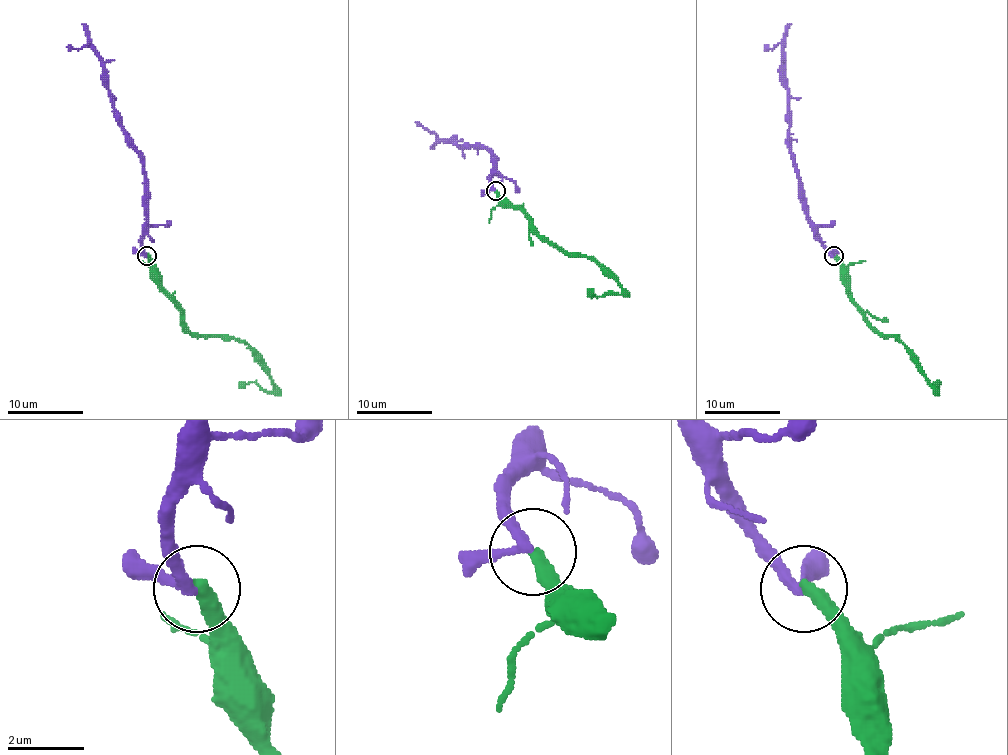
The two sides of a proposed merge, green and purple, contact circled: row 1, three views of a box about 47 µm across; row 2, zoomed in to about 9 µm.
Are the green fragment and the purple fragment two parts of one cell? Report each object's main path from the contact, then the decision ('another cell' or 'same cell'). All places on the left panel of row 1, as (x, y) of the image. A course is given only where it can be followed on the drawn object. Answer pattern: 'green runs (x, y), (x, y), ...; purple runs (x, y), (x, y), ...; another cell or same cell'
green runs (146, 255), (159, 289), (180, 312), (180, 321), (192, 333), (243, 340), (273, 389), (248, 382), (239, 386); purple runs (146, 255), (142, 244), (146, 177), (140, 155), (114, 107), (104, 62), (89, 43), (80, 49), (67, 47); same cell

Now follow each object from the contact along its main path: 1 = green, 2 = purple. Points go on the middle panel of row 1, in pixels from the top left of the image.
1: (495, 190), (517, 207), (540, 236), (565, 251), (591, 256), (621, 292), (597, 296), (587, 289)
2: (495, 190), (491, 181), (495, 158), (483, 147), (462, 147), (438, 137), (415, 122)

